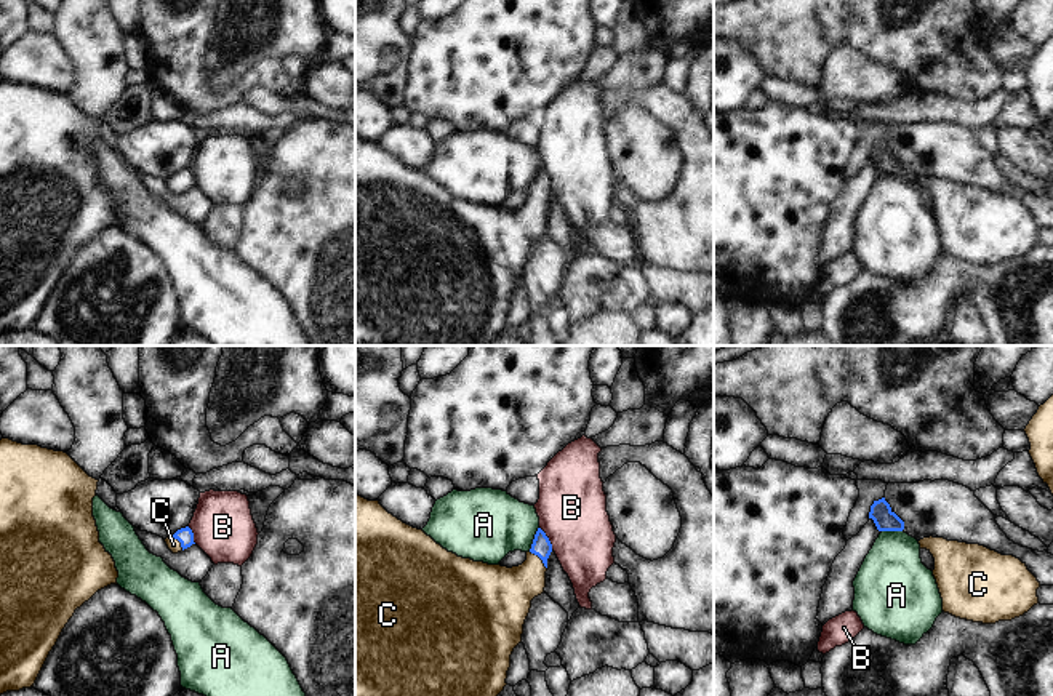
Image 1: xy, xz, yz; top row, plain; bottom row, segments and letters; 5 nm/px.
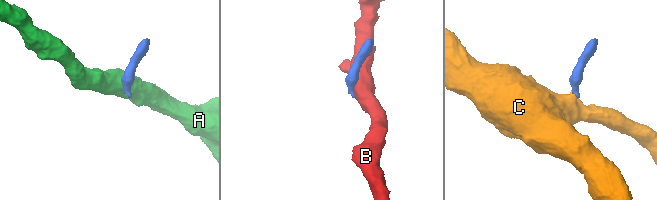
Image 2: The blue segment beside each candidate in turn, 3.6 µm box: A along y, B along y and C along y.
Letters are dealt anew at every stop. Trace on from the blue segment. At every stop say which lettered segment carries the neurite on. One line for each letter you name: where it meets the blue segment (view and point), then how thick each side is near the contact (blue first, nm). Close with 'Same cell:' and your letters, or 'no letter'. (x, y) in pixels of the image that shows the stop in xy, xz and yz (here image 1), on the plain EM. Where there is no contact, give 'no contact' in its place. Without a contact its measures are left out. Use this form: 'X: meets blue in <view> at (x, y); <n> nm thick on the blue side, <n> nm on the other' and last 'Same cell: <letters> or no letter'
C: meets blue in xz at (540, 199); 100 nm thick on the blue side, 260 nm on the other
Same cell: C

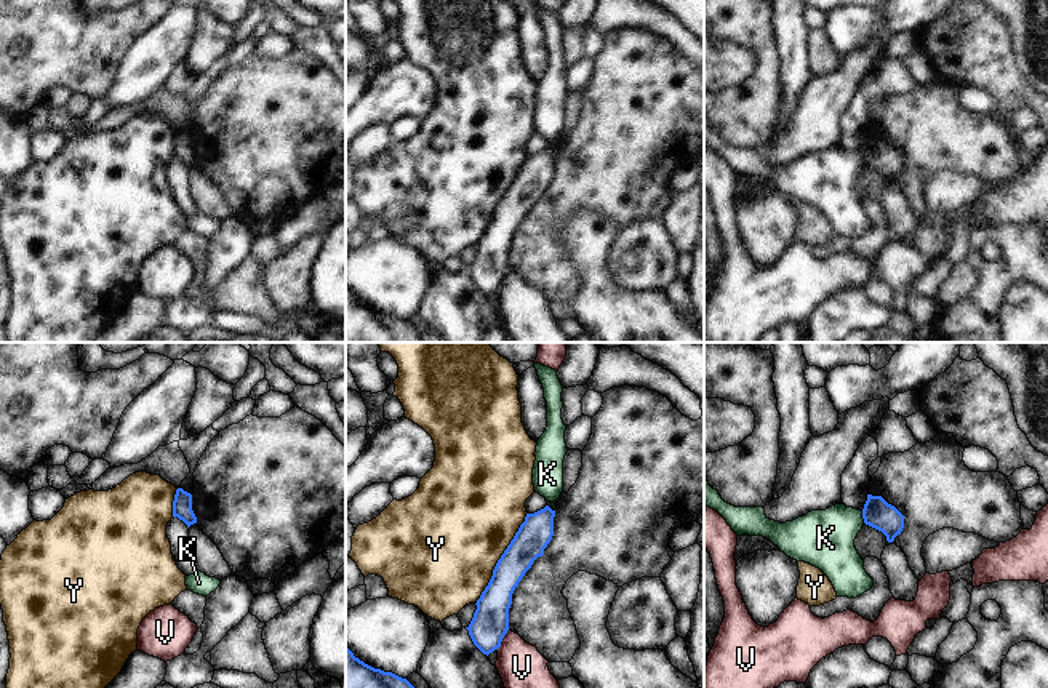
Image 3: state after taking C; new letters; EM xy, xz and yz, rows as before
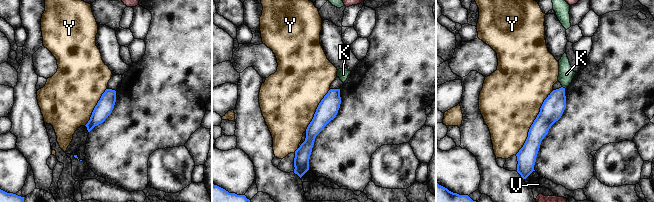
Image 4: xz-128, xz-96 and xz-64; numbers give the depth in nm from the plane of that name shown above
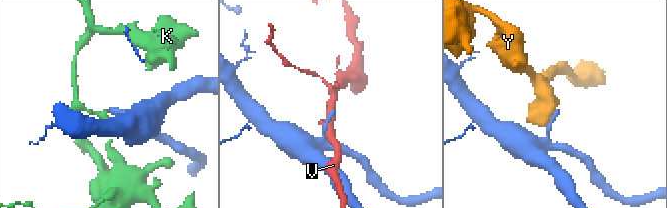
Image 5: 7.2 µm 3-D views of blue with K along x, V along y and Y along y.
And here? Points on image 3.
Same cell: no letter

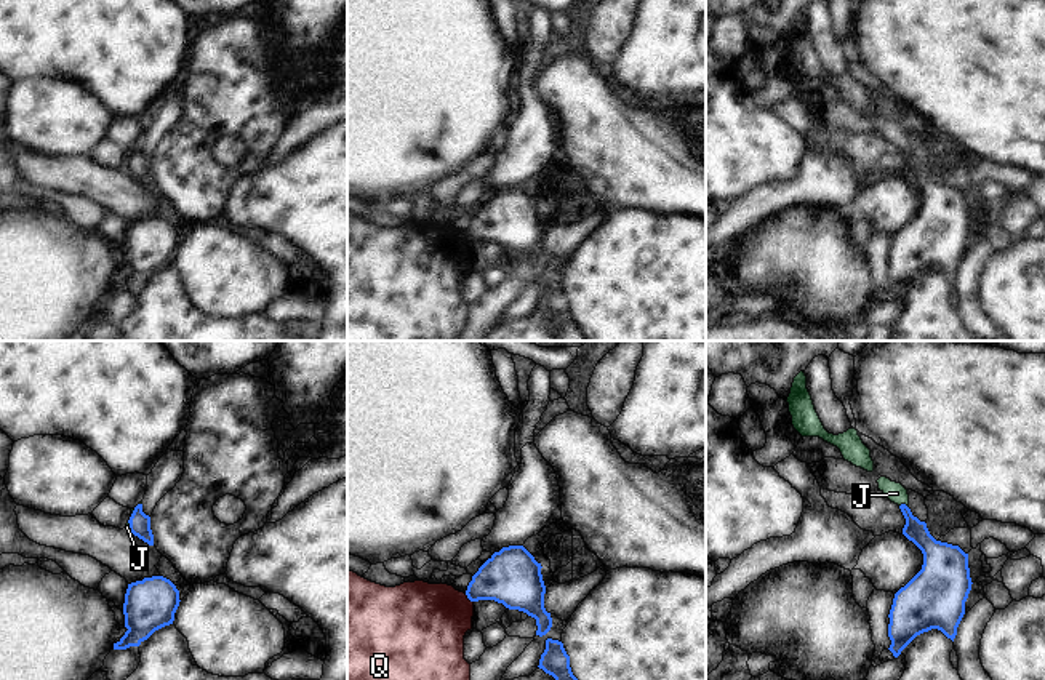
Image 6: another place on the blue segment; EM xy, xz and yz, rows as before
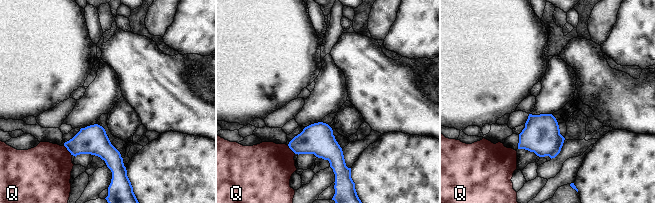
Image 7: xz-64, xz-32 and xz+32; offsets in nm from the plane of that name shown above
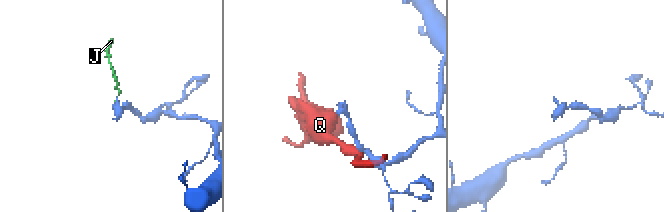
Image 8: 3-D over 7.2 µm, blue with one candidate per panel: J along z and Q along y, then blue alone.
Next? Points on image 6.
J: meets blue in yz at (904, 146); 110 nm thick on the blue side, 100 nm on the other
Same cell: J

